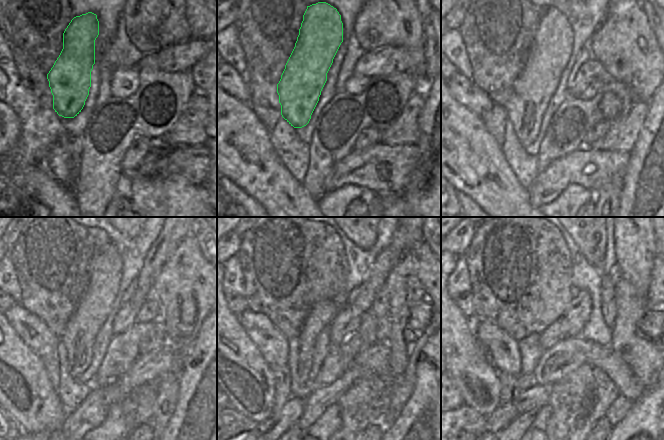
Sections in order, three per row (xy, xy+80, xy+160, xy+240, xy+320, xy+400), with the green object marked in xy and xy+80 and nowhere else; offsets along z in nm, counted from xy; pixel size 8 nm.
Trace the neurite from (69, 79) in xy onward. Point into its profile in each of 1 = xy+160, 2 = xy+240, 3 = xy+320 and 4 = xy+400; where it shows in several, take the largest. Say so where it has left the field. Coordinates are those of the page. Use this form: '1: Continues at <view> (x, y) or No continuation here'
1: Continues at xy+160 (549, 53)
2: Continues at xy+240 (79, 336)
3: Continues at xy+320 (322, 314)
4: Continues at xy+400 (524, 381)

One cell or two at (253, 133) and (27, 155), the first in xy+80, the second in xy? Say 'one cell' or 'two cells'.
two cells

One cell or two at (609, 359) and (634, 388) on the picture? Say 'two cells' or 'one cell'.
one cell

